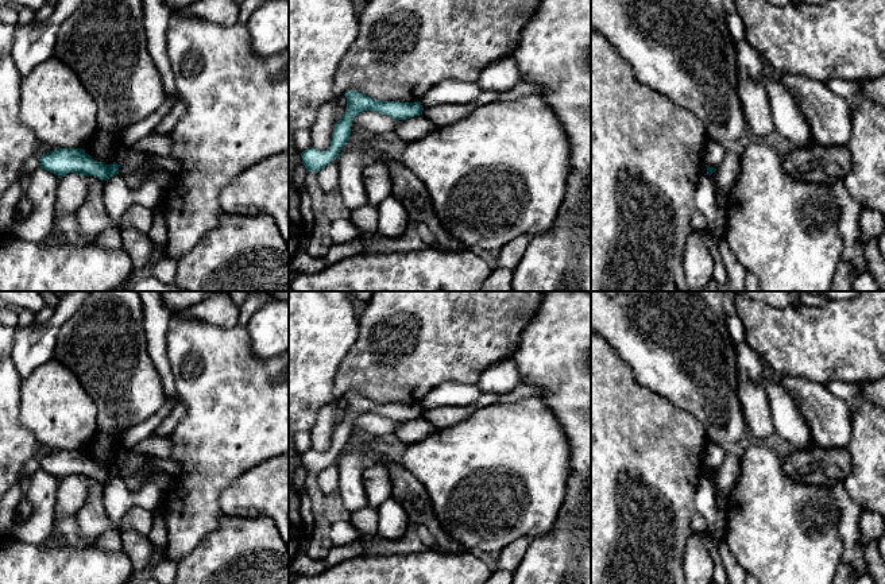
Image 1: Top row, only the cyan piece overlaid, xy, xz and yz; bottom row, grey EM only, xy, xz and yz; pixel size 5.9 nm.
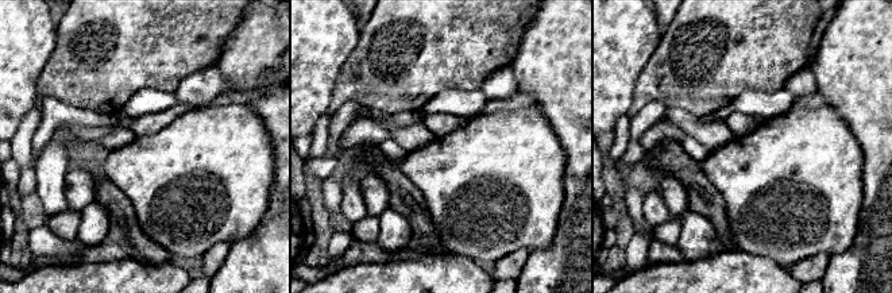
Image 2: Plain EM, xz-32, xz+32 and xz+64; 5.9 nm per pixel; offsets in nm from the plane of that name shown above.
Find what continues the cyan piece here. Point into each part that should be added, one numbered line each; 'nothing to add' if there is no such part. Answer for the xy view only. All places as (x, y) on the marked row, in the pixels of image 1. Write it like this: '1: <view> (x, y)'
nothing to add

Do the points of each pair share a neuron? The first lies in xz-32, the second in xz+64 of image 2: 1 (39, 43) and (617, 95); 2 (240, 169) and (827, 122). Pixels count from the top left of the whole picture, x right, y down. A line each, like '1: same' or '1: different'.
1: same
2: same

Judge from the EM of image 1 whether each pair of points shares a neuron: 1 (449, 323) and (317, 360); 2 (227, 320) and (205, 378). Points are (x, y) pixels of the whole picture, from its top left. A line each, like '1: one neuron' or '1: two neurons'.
1: two neurons
2: two neurons

